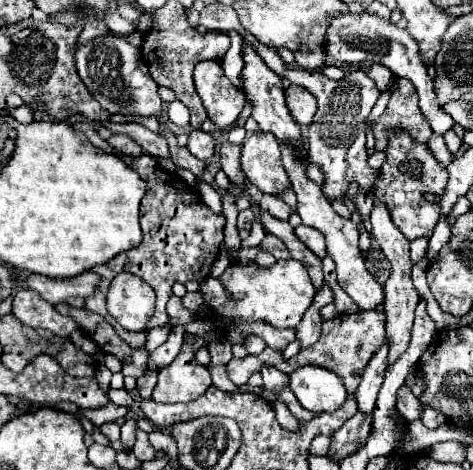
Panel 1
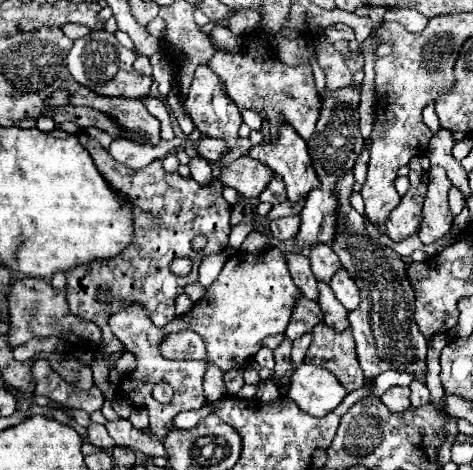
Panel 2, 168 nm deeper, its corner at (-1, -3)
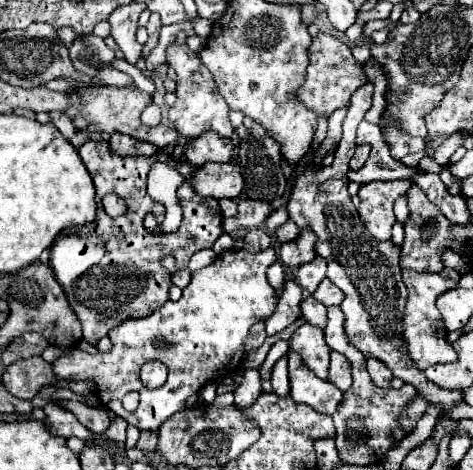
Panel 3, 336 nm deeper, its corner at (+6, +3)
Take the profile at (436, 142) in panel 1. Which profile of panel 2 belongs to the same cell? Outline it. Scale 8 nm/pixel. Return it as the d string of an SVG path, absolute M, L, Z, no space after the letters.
M432 166L430 168L430 180L428 180L428 192L424 198L422 208L422 224L420 224L420 240L424 244L432 244L438 238L442 238L450 230L450 206L444 198L444 168Z

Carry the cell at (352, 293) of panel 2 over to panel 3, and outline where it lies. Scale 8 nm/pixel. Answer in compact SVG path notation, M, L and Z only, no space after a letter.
M325 278L325 280L319 284L319 288L313 292L313 296L315 296L319 302L323 302L325 306L339 306L339 302L345 298L343 290L337 288L329 278Z

